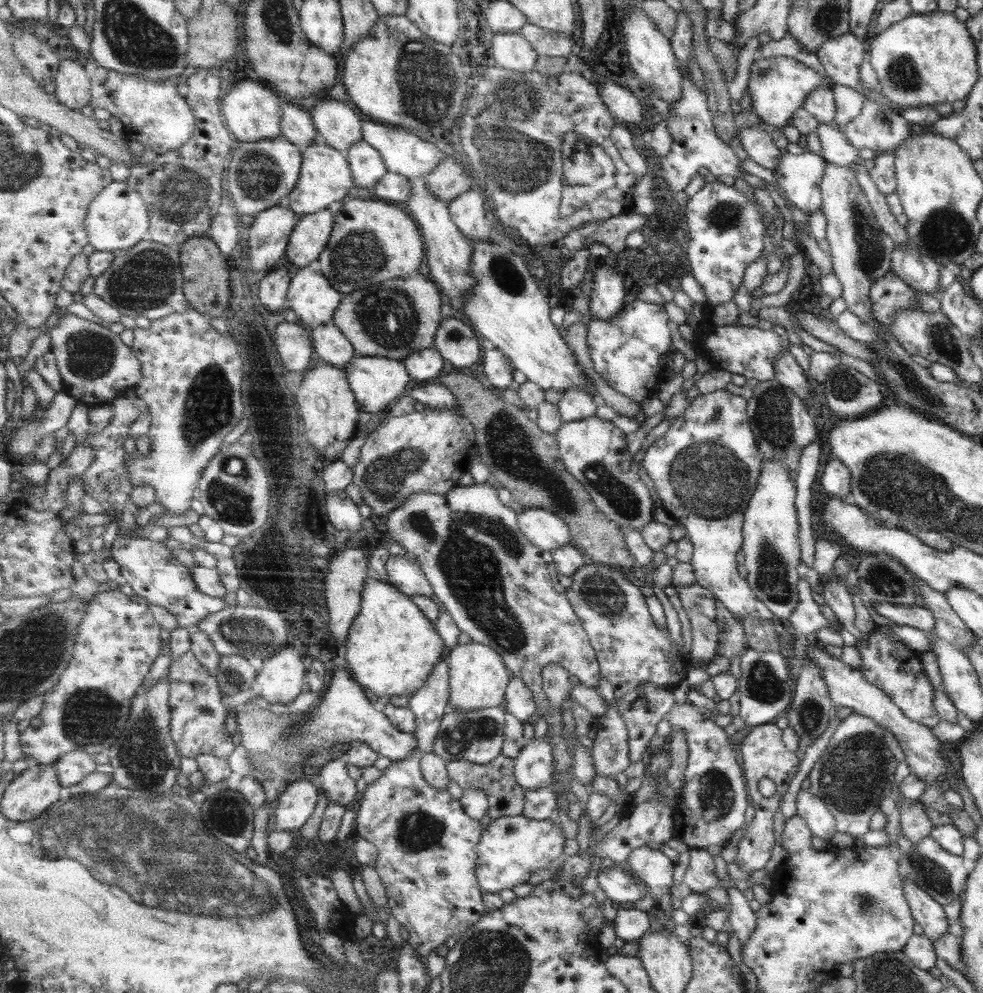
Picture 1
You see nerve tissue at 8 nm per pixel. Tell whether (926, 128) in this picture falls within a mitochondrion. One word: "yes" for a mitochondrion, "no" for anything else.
no

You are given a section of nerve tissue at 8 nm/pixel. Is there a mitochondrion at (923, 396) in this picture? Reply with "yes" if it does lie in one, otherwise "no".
yes

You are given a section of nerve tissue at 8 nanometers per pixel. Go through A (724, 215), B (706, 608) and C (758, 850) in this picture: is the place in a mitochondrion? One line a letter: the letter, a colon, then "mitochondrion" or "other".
A: mitochondrion
B: other
C: other

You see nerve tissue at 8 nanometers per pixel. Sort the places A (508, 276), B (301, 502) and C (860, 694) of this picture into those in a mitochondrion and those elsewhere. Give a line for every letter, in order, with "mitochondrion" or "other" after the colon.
A: mitochondrion
B: other
C: other

